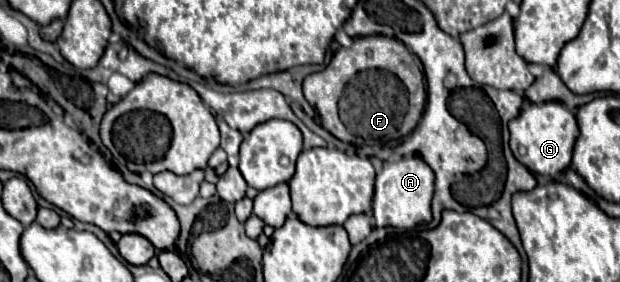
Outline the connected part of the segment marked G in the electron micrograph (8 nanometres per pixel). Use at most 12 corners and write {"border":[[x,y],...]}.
{"border":[[562,102],[528,104],[508,122],[530,172],[568,168],[578,138]]}

